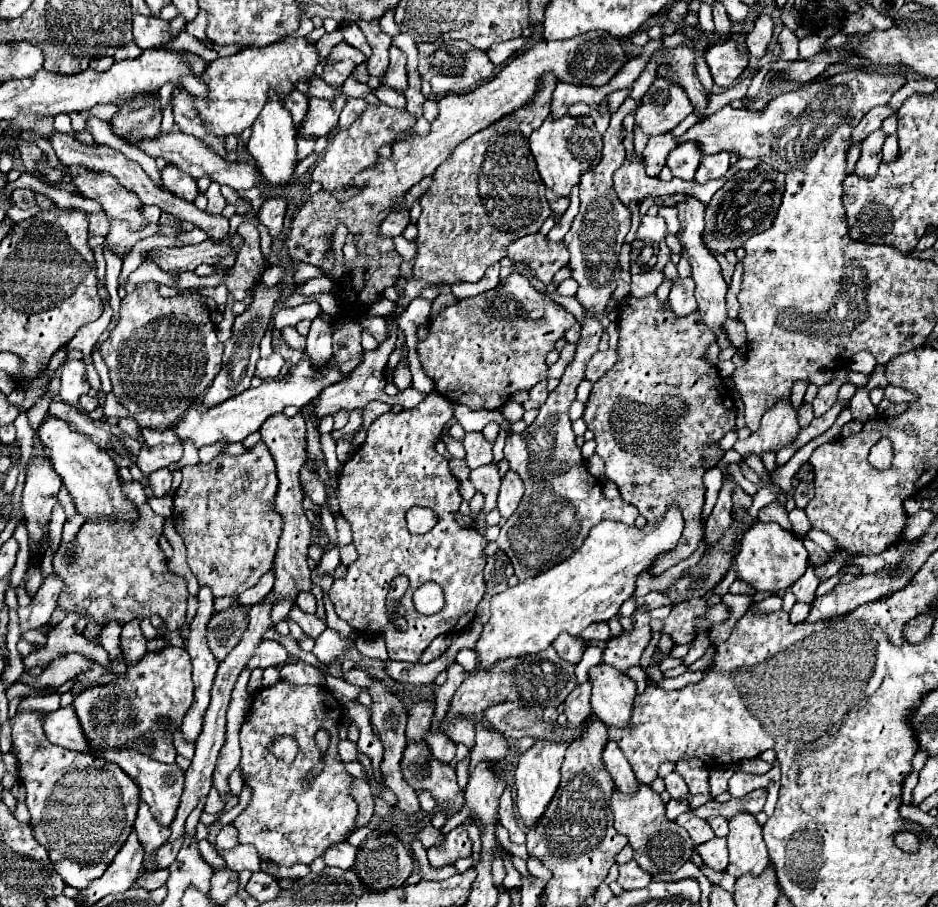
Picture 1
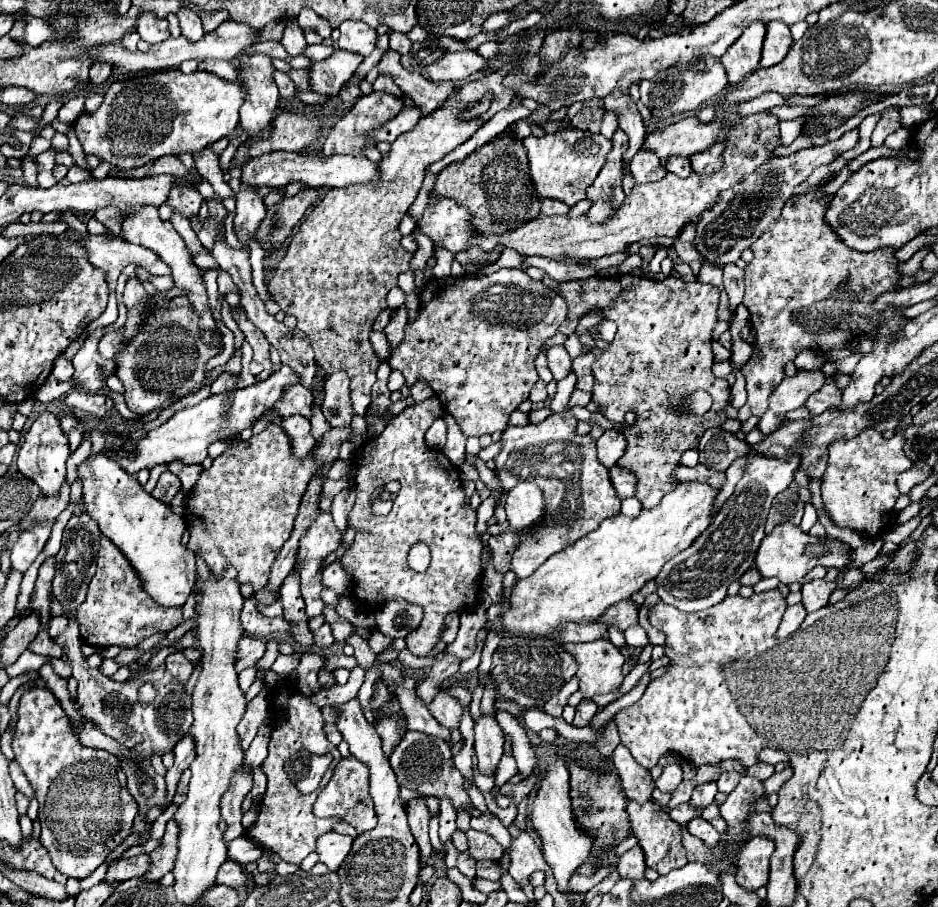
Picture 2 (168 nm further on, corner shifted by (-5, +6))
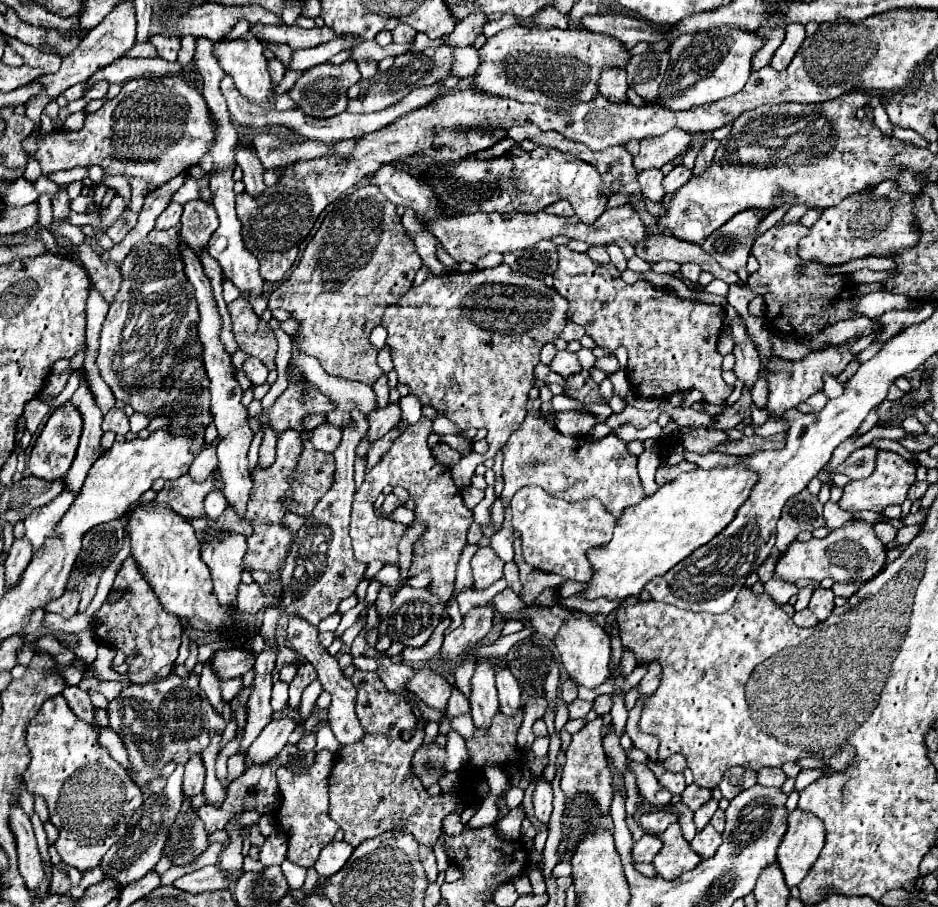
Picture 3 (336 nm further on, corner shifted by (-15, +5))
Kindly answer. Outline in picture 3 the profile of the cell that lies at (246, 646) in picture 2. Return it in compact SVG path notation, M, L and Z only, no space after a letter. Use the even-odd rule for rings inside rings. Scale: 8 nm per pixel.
M220 649L208 661L214 667L216 677L220 679L234 679L242 677L248 669L252 669L256 653L244 649Z

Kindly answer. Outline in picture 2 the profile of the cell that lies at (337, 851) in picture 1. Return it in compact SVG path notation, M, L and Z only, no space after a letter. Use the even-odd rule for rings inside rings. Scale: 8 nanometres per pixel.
M326 832L326 836L320 836L316 846L320 862L324 862L330 870L338 870L352 848L352 840L354 840L352 836L338 832Z

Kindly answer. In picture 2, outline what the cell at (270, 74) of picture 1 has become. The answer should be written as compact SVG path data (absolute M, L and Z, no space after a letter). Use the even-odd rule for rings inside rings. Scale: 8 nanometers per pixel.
M164 70L112 82L102 106L94 114L84 112L74 128L86 154L108 160L112 166L136 168L164 154L202 150L232 134L240 124L238 110L244 98L246 88L240 80L228 82L202 70L192 74Z

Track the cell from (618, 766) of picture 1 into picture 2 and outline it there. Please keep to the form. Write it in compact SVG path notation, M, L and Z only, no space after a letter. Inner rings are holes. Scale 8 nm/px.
M618 744L614 754L612 754L612 762L622 778L622 788L626 798L636 800L636 802L646 802L652 798L652 790L654 790L654 780L650 776L650 772L646 768L642 768L640 764L636 764L636 760L630 756L630 752Z

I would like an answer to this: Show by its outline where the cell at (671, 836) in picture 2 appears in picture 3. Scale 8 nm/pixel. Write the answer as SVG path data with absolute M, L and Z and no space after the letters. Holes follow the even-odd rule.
M672 823L662 835L660 839L664 841L662 851L654 857L652 865L656 867L656 873L666 879L666 881L674 881L678 879L682 873L692 871L702 857L698 853L694 853L690 849L690 843L682 837L680 825Z

